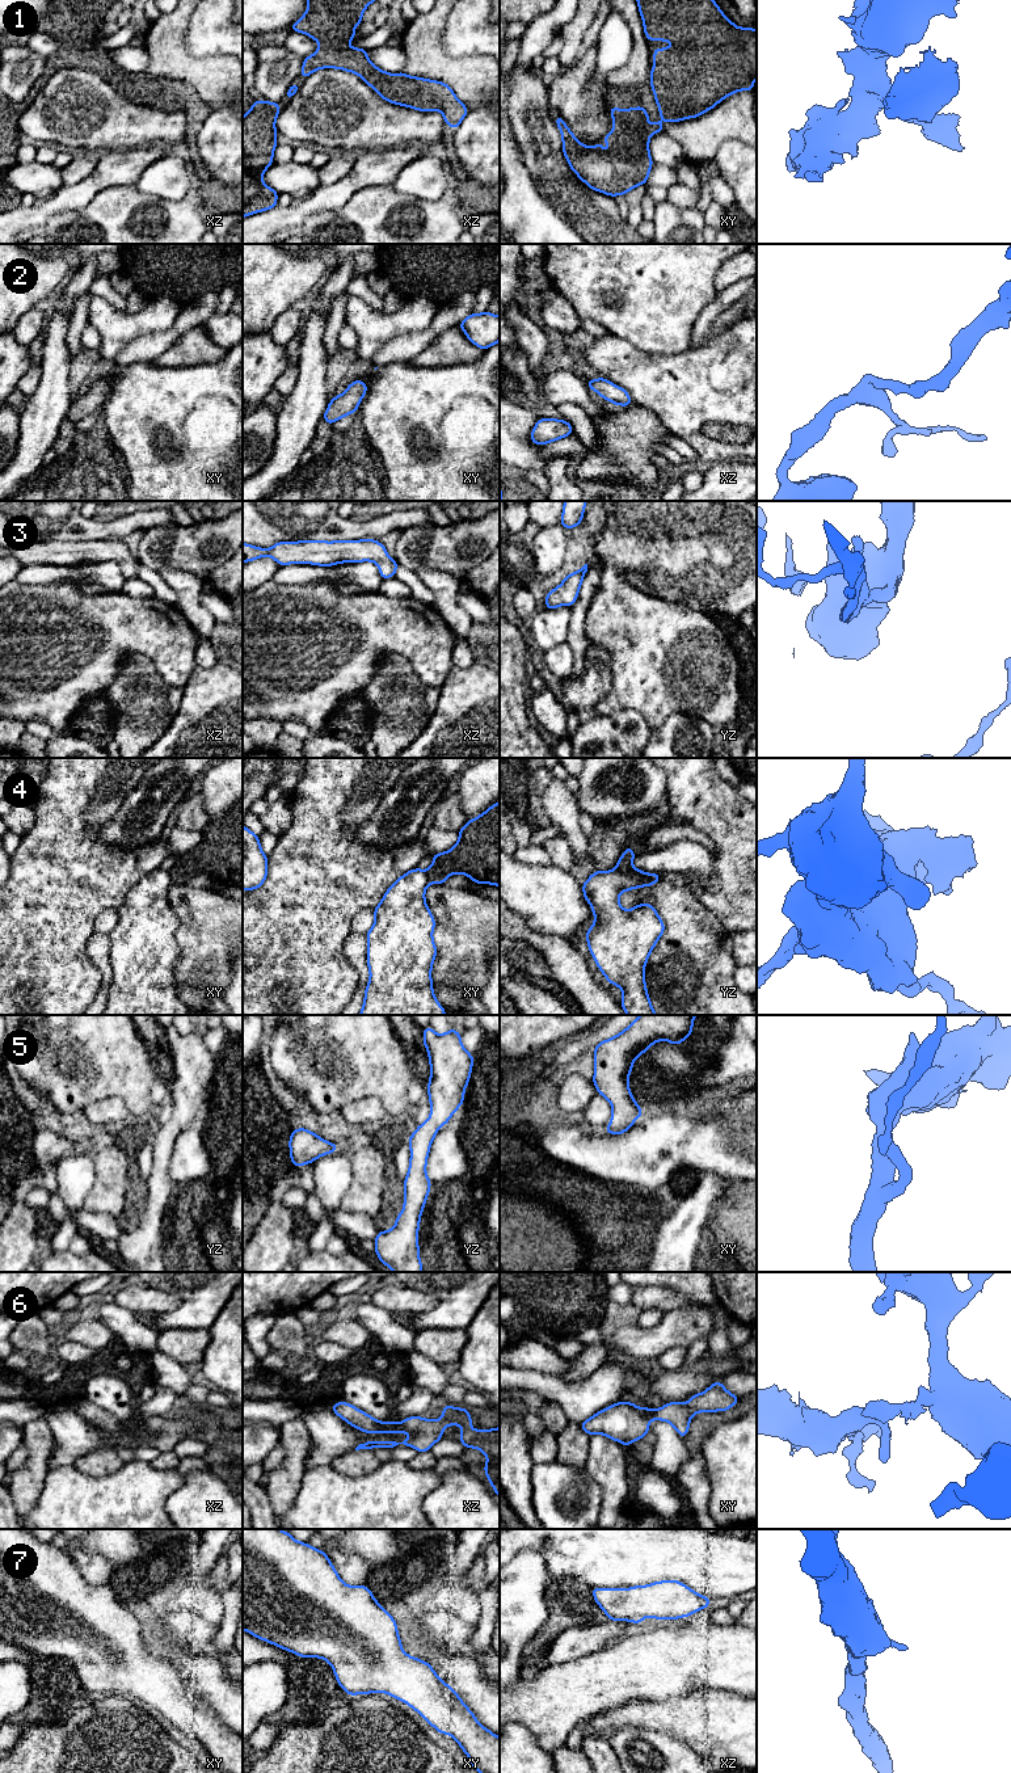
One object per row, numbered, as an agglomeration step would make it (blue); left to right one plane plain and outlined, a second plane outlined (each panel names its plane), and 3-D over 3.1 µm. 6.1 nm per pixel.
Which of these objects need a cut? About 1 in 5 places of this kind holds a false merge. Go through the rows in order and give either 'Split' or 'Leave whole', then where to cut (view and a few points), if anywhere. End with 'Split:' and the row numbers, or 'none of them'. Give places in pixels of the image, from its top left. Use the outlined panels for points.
1: Leave whole. No split
2: Leave whole. No split
3: Leave whole. No split
4: Split. Split along yz (616, 868), (647, 874)
5: Leave whole. No split
6: Leave whole. No split
7: Leave whole. No split
Split: 4

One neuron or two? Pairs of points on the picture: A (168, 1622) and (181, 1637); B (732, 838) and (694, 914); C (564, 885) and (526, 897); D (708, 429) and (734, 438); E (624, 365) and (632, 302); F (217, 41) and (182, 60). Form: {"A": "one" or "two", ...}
{"A": "one", "B": "two", "C": "one", "D": "one", "E": "two", "F": "two"}

